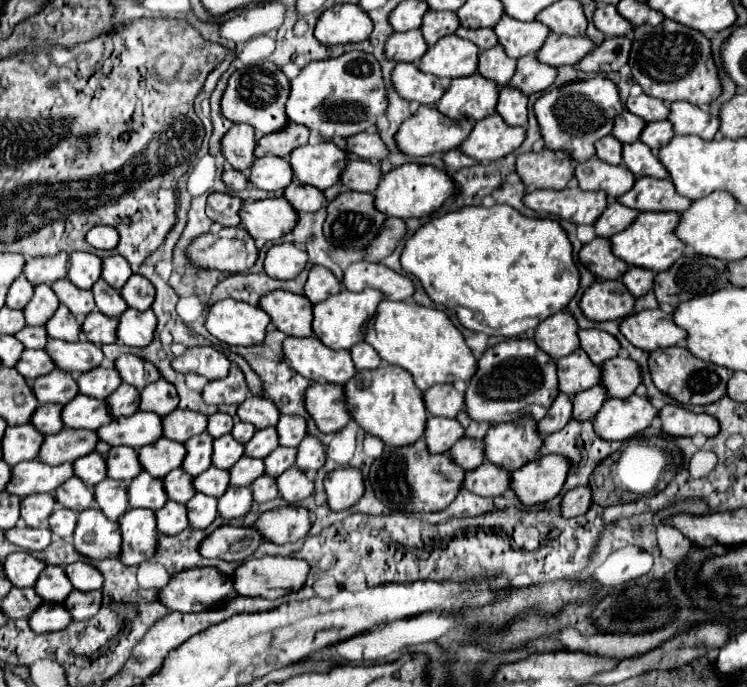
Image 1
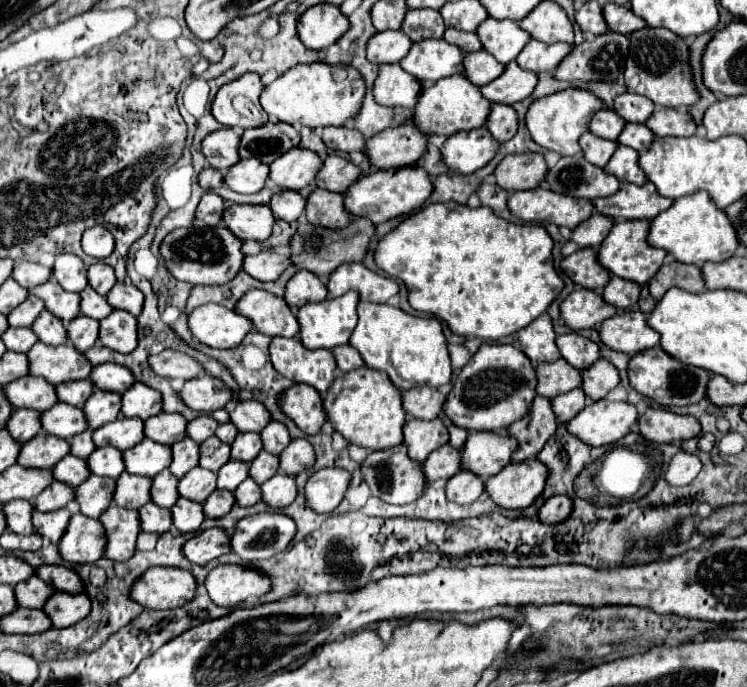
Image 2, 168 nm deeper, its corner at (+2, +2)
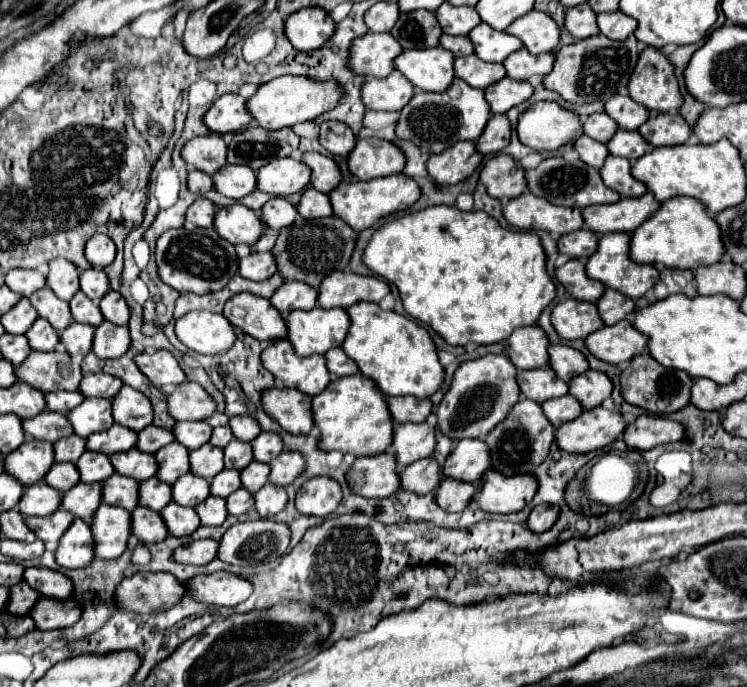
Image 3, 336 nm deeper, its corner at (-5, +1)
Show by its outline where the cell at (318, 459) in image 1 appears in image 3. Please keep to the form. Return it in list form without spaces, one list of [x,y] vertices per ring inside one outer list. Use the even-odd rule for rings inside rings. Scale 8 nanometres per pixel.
[[[285,450],[277,458],[273,458],[269,482],[277,484],[277,486],[287,486],[295,478],[299,478],[303,472],[305,472],[305,458],[303,458],[303,454]]]

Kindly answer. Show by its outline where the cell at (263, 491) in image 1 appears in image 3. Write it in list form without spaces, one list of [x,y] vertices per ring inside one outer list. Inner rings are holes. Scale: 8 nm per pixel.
[[[237,490],[227,498],[227,510],[233,516],[241,516],[253,508],[253,492],[249,490]]]

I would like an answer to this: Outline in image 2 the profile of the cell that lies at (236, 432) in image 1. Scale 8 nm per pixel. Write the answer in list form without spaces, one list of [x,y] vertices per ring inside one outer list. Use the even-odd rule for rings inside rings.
[[[226,423],[226,425],[218,425],[218,429],[216,429],[216,433],[214,433],[220,441],[224,441],[224,443],[232,443],[234,441],[234,437],[238,435],[238,429],[232,425],[232,423]]]

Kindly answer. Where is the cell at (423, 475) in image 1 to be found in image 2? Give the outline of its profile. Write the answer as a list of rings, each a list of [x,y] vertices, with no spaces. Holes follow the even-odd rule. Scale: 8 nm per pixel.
[[[404,443],[396,445],[396,447],[390,447],[390,449],[372,451],[362,461],[362,479],[364,479],[364,483],[368,483],[374,497],[378,497],[386,503],[392,503],[392,505],[406,505],[406,503],[416,501],[418,497],[422,497],[422,491],[426,487],[422,467],[406,455],[406,445]]]

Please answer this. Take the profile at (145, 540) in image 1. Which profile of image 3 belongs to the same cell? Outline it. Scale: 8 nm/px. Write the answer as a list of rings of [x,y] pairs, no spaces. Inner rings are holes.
[[[101,504],[91,522],[93,536],[97,538],[97,558],[115,560],[127,550],[131,538],[131,512]]]

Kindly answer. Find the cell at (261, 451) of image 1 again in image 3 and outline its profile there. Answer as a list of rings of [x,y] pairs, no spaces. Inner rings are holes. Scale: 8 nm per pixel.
[[[233,440],[233,442],[229,442],[229,446],[223,448],[223,454],[225,454],[227,468],[243,470],[245,466],[249,466],[253,462],[253,448],[249,442]]]

